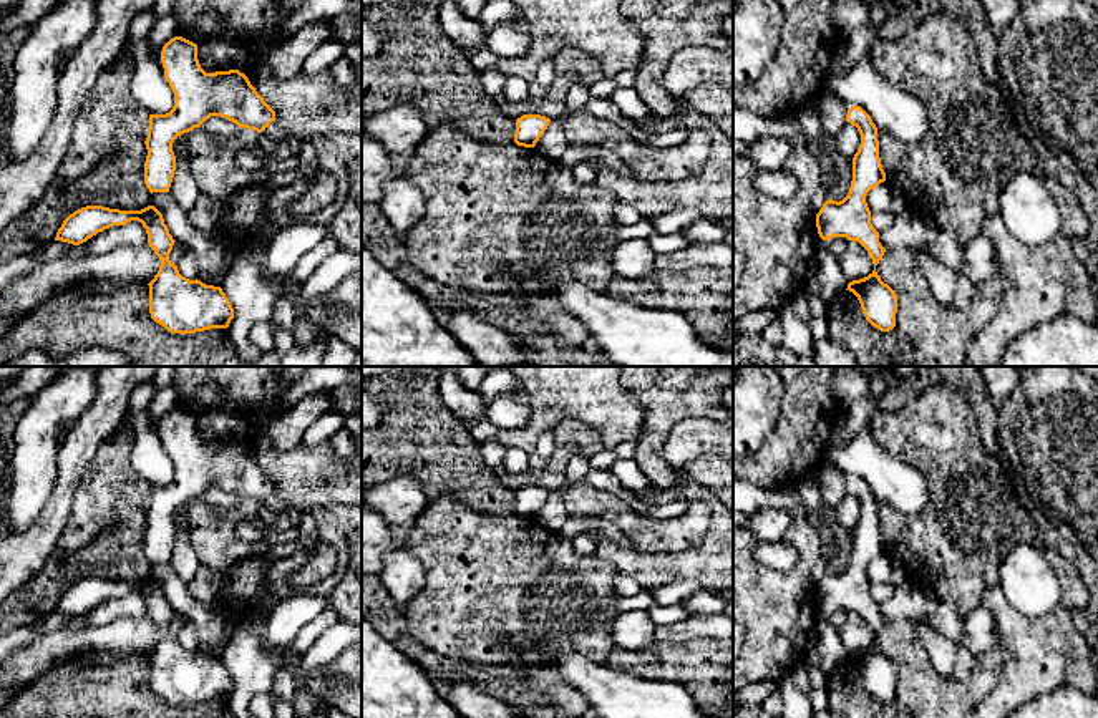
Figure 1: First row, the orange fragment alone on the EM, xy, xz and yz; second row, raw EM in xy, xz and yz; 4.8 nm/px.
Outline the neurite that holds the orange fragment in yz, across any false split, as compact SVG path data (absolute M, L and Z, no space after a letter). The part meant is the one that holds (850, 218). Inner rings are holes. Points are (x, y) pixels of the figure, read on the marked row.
M851 106L846 121L861 134L861 144L853 158L851 187L843 201L829 199L823 204L816 214L816 227L823 240L846 237L867 250L874 270L864 279L849 282L846 290L858 297L862 313L872 327L889 332L896 327L897 297L876 272L886 249L871 224L871 211L866 202L867 192L886 181L879 158L877 128L861 106Z

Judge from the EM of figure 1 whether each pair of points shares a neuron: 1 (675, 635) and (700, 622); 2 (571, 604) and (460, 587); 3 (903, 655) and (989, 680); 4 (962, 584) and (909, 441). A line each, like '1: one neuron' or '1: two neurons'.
1: one neuron
2: one neuron
3: one neuron
4: one neuron

